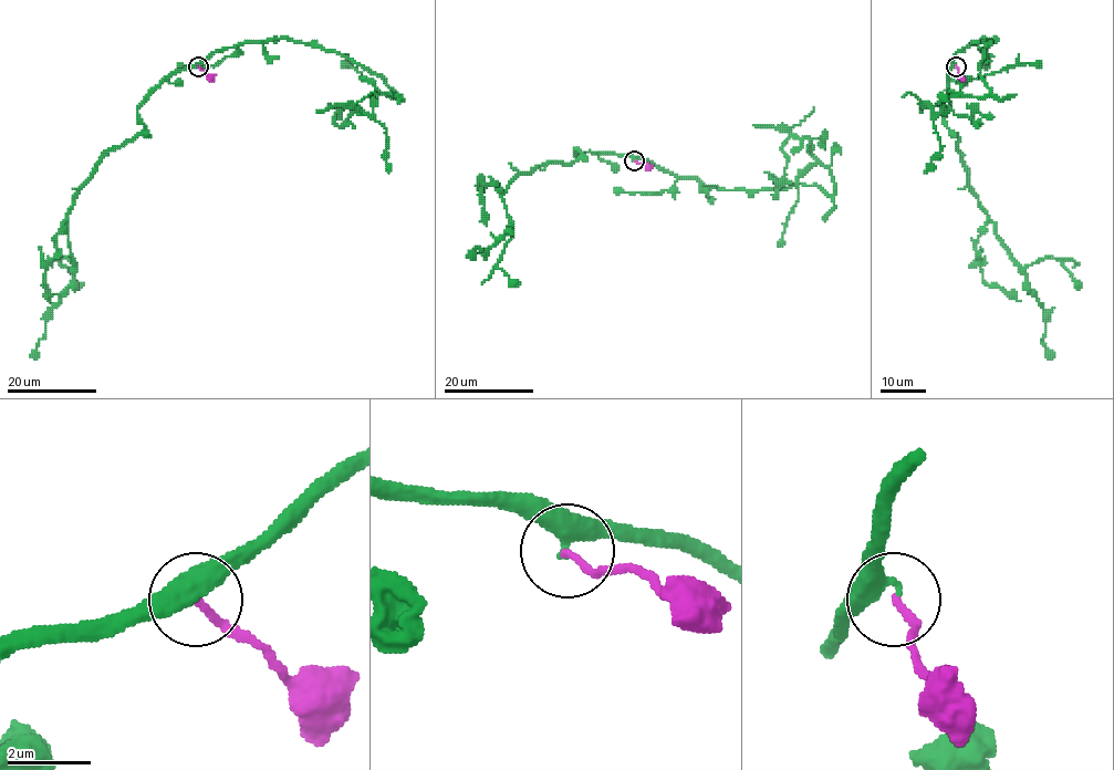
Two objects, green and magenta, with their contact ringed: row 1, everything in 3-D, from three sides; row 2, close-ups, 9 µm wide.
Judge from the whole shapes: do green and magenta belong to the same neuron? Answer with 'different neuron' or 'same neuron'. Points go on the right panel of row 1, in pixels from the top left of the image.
same neuron

